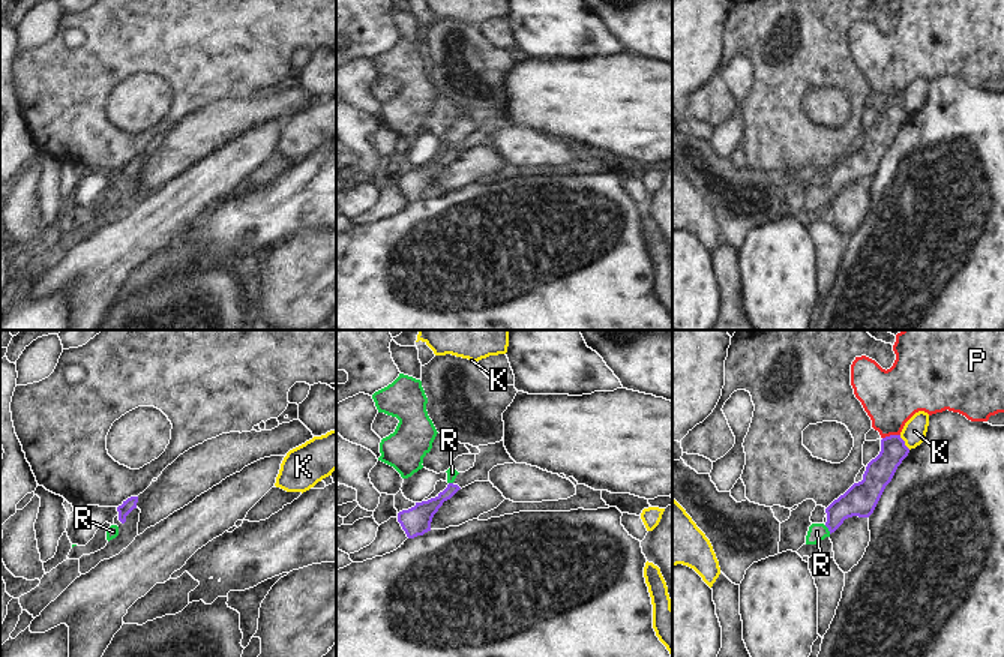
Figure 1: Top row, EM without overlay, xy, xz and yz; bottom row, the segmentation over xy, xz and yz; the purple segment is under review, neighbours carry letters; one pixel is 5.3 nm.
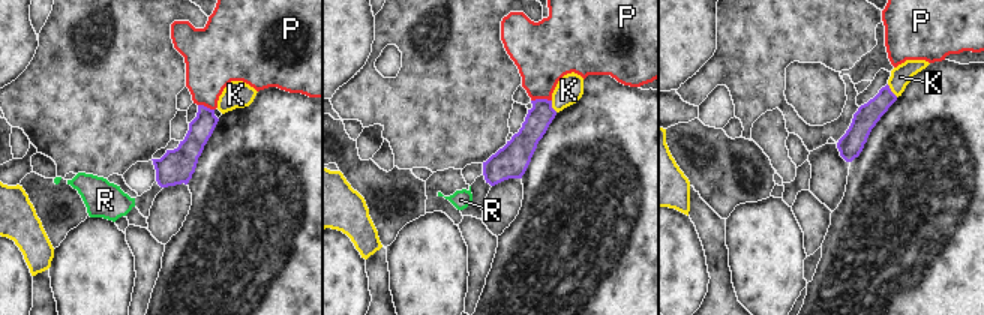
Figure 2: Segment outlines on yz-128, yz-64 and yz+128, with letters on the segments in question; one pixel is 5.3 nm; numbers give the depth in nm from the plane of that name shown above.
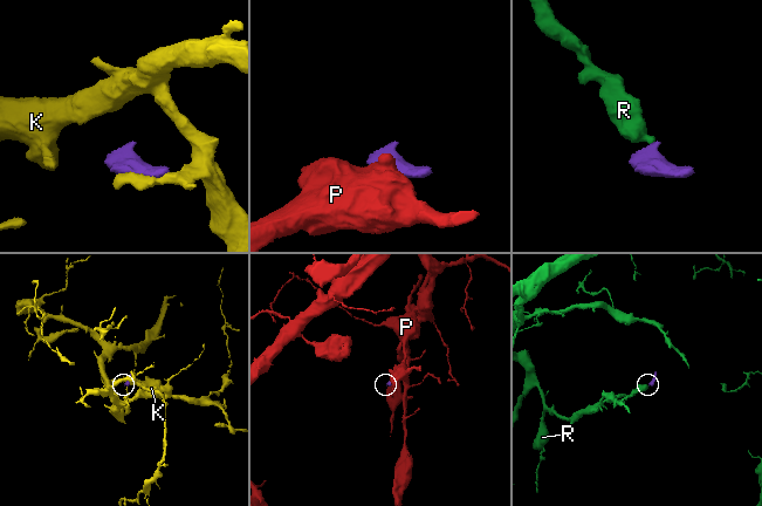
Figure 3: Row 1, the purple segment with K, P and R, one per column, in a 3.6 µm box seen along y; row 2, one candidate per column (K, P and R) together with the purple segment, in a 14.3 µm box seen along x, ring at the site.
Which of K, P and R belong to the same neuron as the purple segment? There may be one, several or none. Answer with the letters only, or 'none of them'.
R

